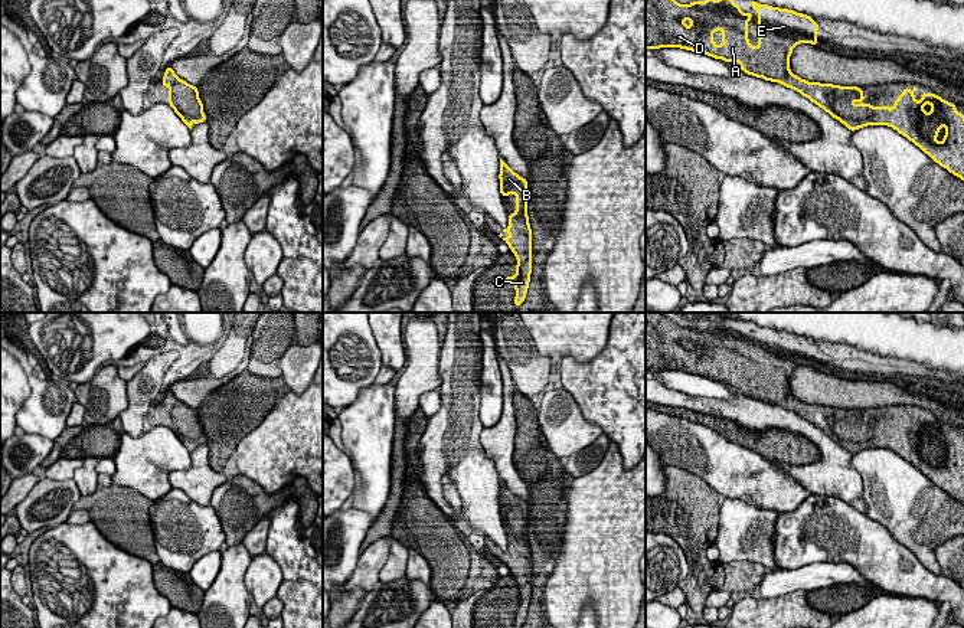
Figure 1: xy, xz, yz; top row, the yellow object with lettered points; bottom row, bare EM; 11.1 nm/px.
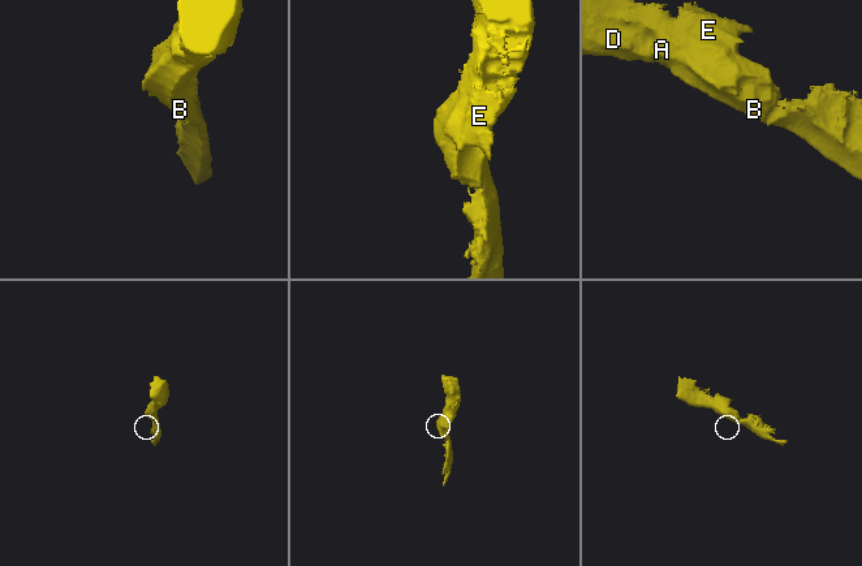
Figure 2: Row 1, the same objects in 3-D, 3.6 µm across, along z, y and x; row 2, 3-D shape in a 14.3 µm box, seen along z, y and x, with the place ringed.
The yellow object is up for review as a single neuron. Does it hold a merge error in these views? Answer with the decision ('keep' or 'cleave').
keep

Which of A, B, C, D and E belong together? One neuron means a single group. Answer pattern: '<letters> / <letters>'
A B C D E

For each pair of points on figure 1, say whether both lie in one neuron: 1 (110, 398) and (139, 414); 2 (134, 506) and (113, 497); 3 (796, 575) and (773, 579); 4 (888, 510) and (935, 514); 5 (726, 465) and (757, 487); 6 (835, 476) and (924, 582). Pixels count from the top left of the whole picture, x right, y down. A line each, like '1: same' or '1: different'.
1: different
2: same
3: same
4: same
5: same
6: different

